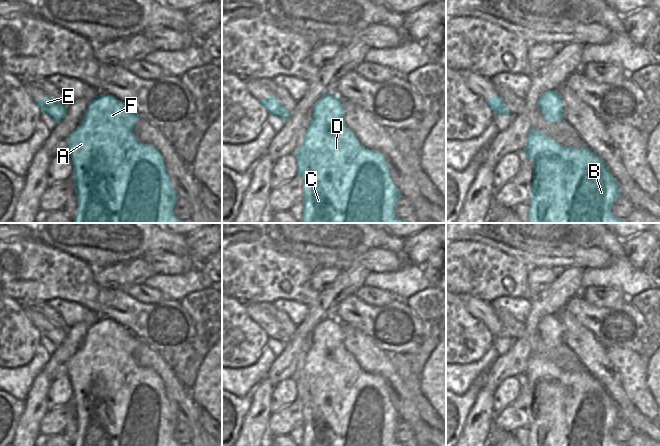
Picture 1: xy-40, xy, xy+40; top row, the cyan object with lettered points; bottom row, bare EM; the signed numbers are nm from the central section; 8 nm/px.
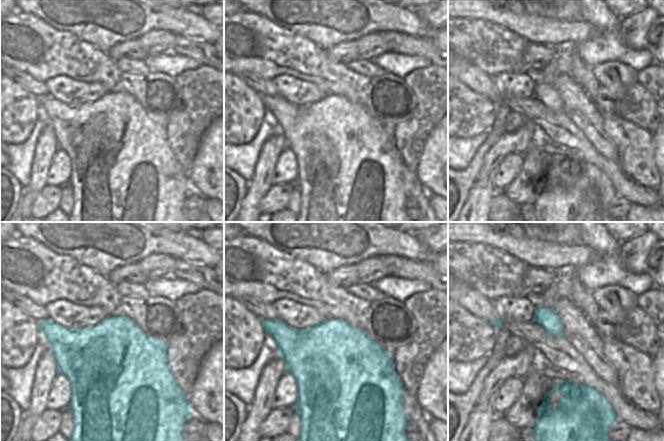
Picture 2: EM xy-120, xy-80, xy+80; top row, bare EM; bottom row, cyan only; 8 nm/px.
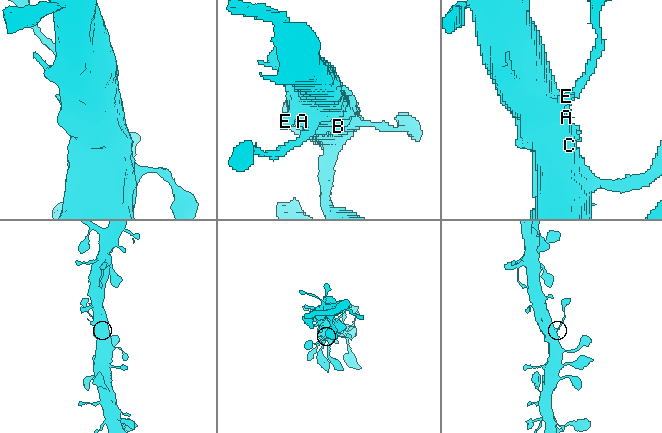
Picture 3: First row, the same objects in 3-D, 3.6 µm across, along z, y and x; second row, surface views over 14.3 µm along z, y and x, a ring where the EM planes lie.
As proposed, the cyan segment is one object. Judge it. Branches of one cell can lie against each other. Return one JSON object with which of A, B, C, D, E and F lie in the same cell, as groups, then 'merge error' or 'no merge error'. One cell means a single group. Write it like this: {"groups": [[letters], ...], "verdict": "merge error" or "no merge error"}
{"groups": [["A", "B", "C", "D", "E", "F"]], "verdict": "no merge error"}

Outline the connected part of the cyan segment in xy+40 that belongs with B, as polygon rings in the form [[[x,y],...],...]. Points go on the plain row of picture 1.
[[[531,352],[523,375],[533,385],[533,405],[528,446],[627,446],[613,439],[611,431],[621,420],[619,409],[603,384],[586,370],[562,370],[546,358]]]

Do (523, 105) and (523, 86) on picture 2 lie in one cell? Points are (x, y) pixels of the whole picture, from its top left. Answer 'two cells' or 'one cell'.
two cells

